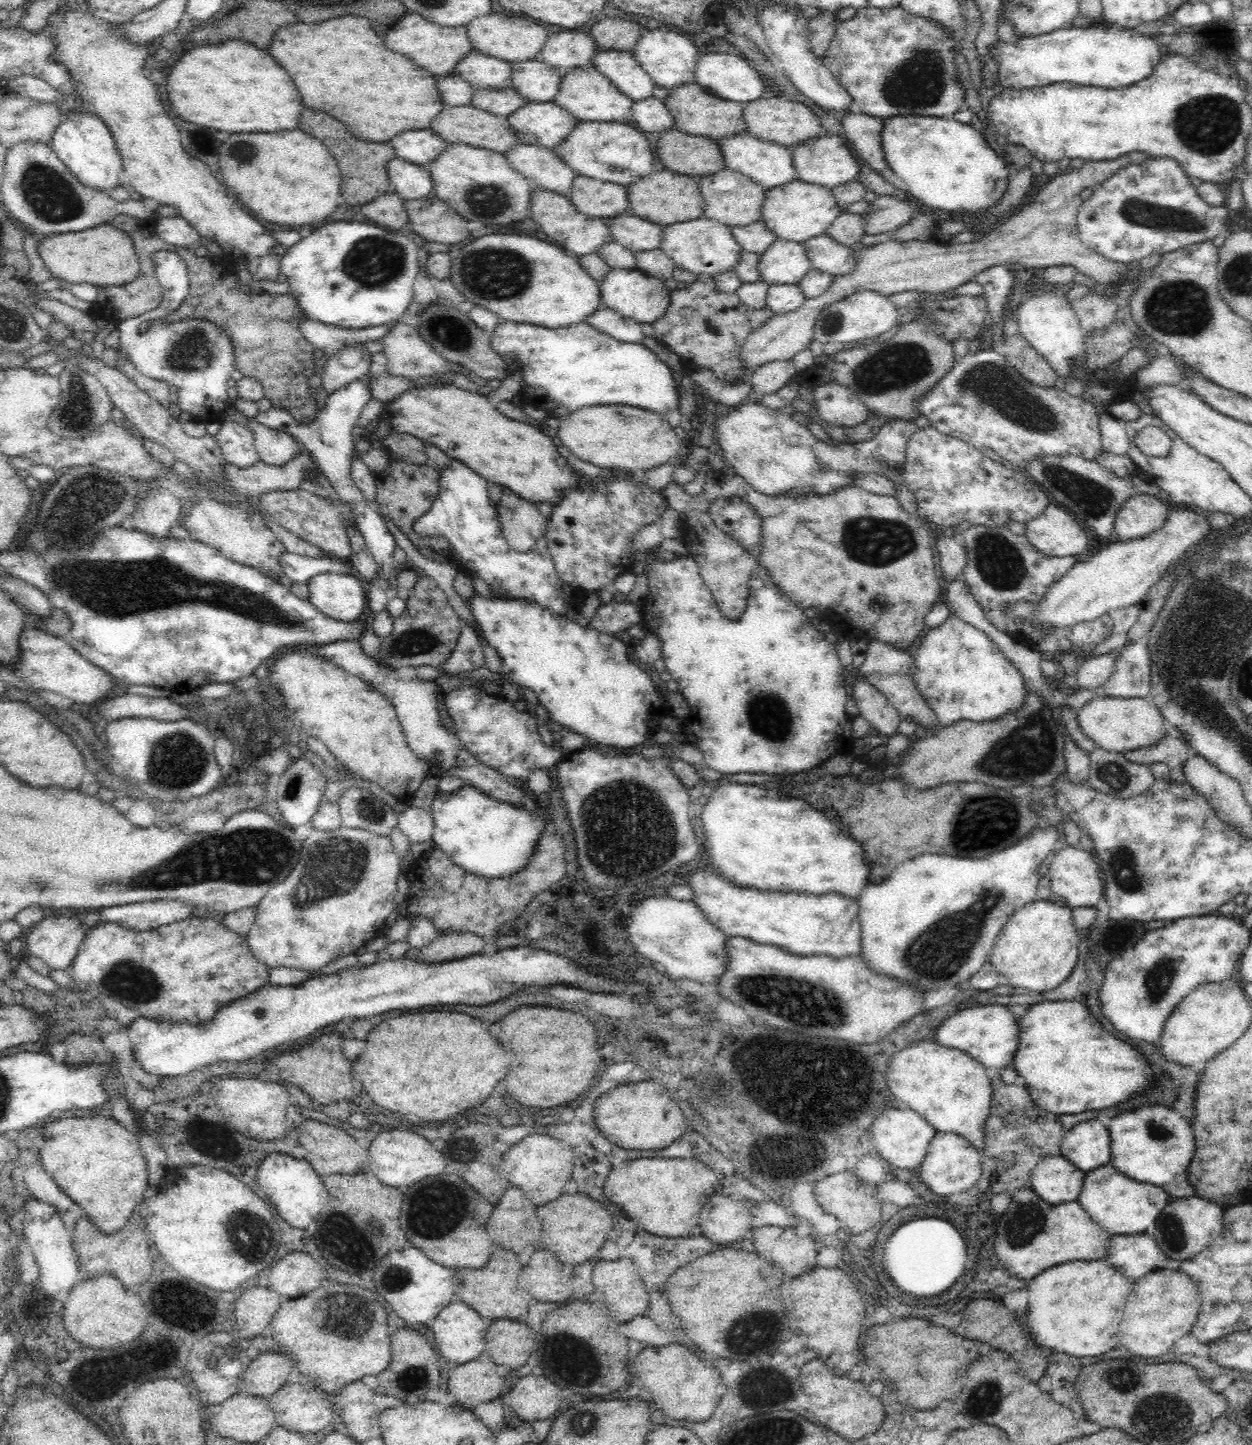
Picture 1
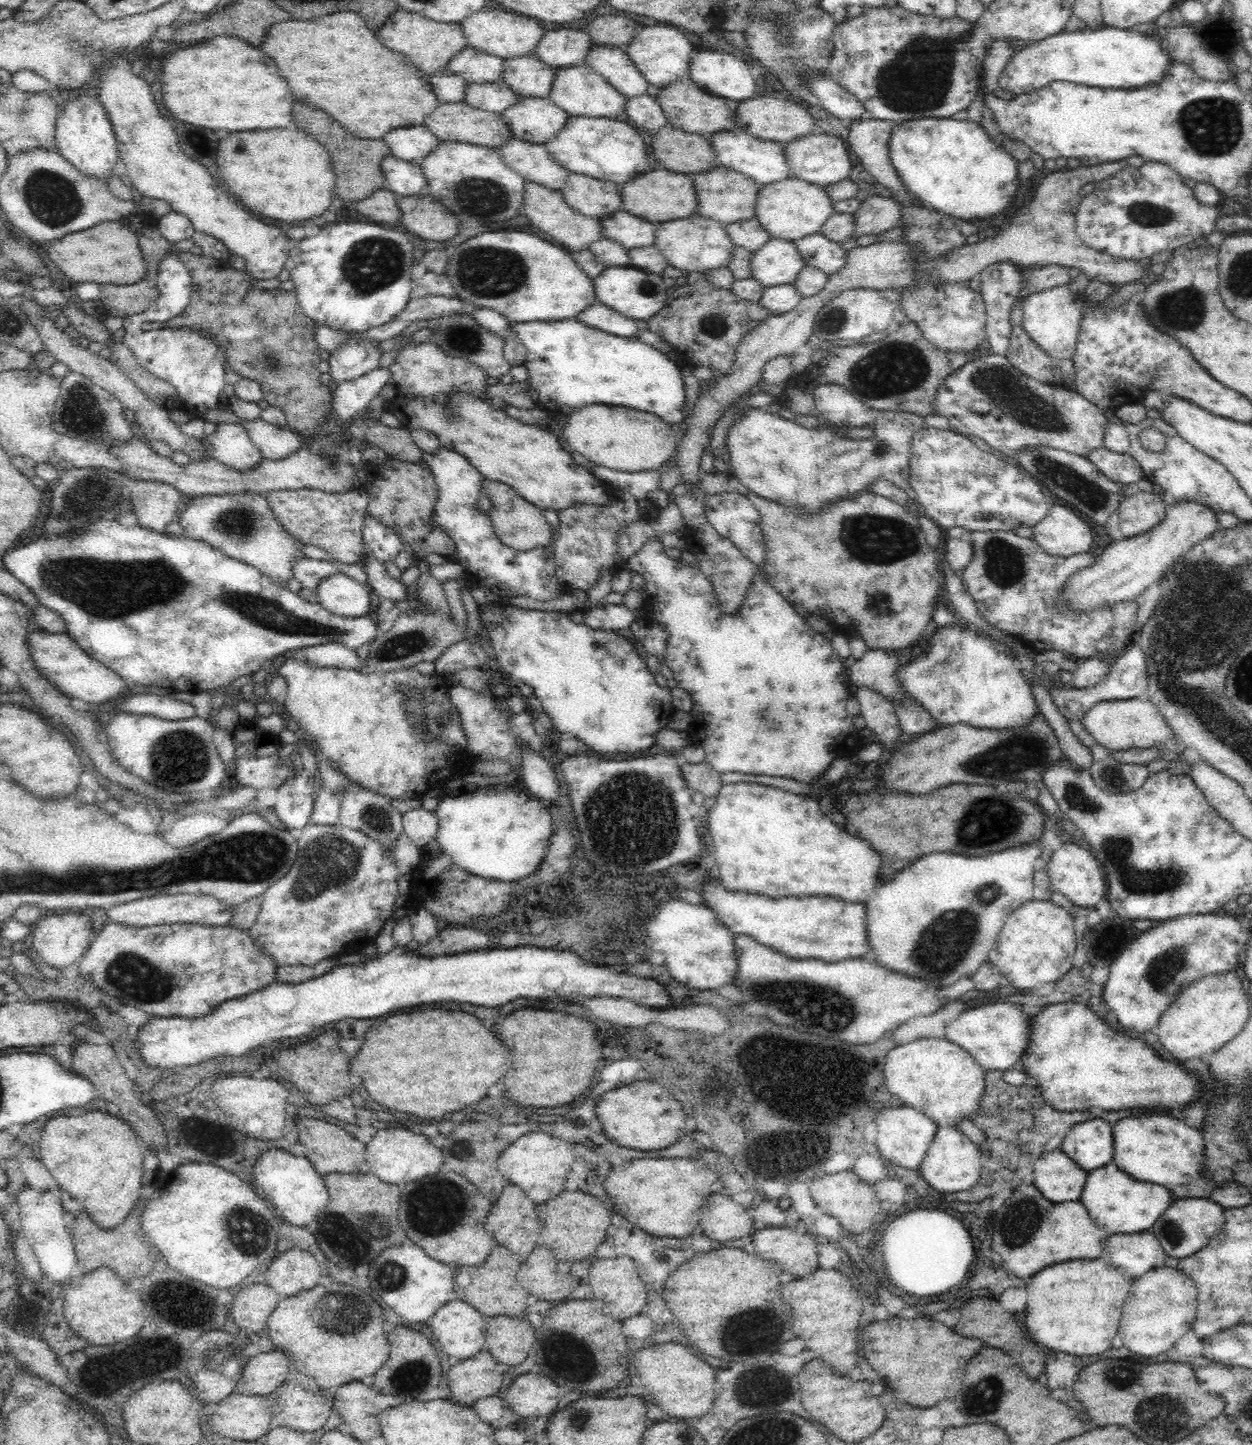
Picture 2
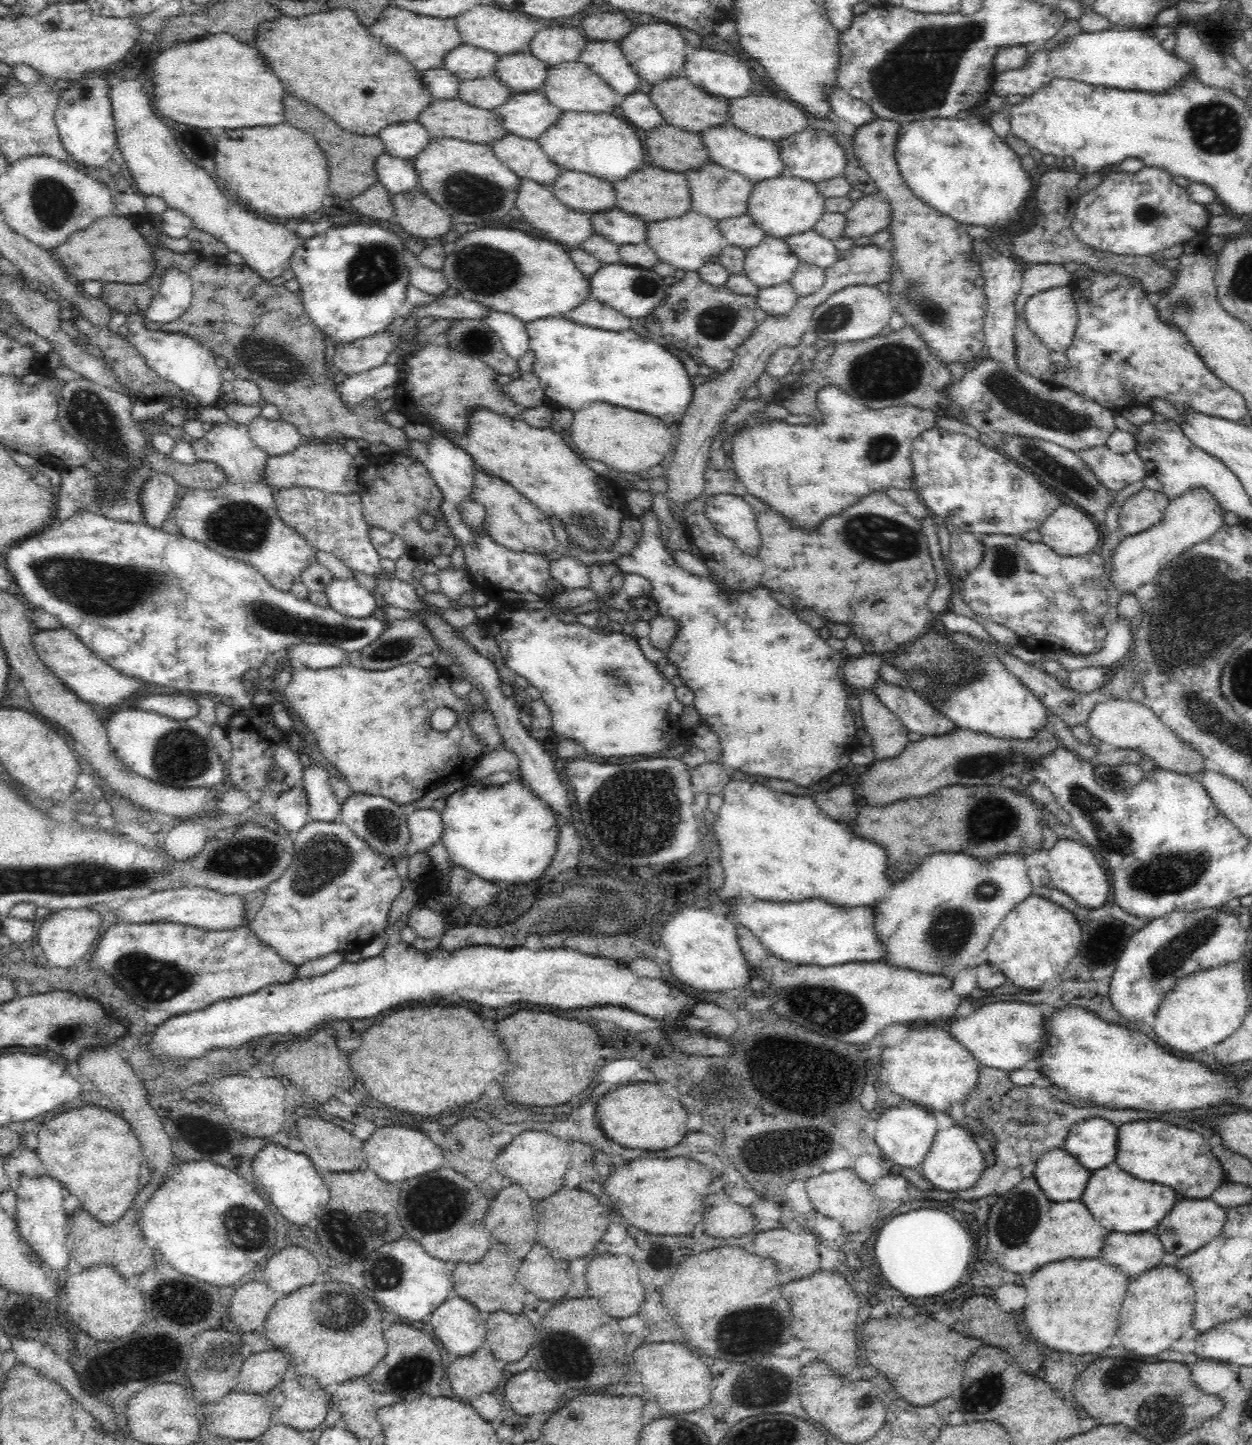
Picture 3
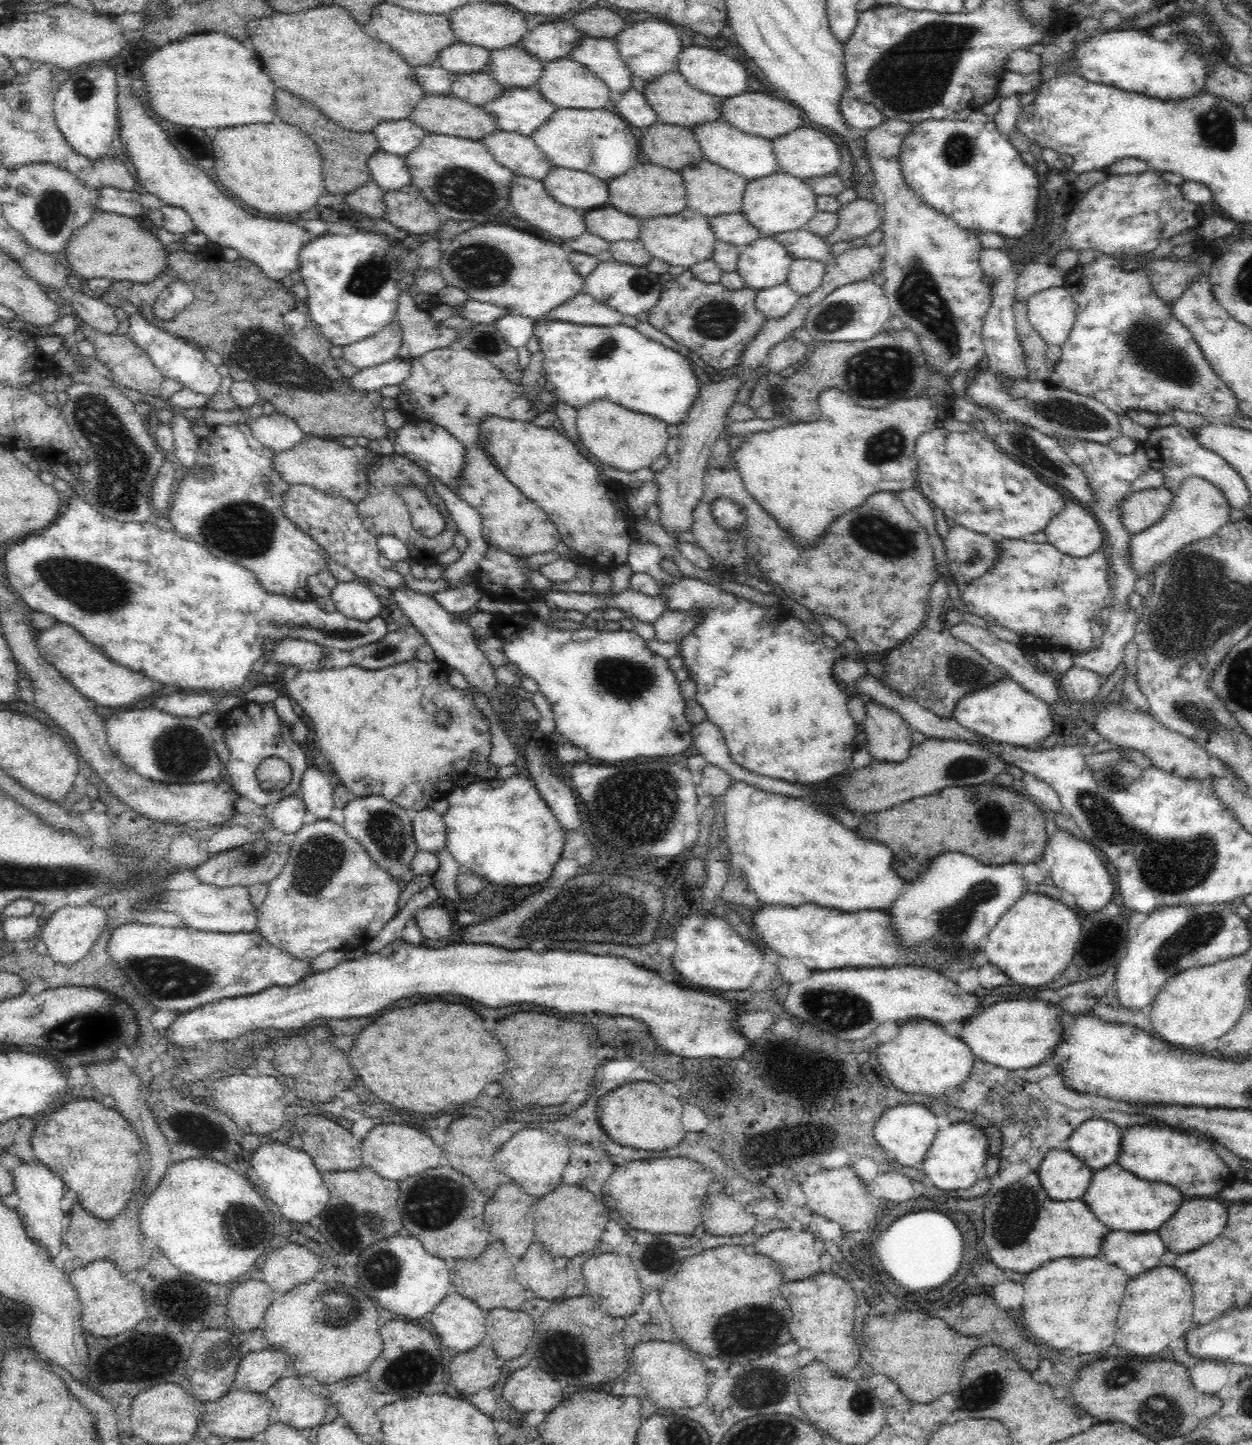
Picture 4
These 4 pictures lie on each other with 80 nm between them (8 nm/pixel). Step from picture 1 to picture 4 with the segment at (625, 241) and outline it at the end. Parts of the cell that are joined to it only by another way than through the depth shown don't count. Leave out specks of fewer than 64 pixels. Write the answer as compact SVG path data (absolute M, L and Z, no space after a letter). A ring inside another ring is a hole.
M610 204L583 212L587 232L610 243L639 238L641 219L626 214Z

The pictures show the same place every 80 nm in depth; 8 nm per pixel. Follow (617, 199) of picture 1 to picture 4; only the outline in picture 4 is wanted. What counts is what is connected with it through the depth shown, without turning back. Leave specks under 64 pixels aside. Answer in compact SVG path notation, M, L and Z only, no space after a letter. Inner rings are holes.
M554 167L543 183L556 202L581 212L609 204L607 181L581 170Z

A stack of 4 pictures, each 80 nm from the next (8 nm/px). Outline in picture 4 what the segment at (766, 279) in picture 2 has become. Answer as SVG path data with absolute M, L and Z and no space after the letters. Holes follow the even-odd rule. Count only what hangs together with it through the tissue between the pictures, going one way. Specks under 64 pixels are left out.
M773 236L757 238L751 245L739 251L738 274L745 280L746 286L757 291L772 288L787 282L791 264L795 258Z

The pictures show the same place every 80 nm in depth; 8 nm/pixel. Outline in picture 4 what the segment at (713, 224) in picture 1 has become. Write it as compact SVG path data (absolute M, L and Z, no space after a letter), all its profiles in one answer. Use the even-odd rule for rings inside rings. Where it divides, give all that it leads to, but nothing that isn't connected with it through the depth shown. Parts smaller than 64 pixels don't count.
M686 207L672 216L659 216L641 220L639 239L654 258L667 262L670 266L689 269L703 260L713 260L717 238L708 219L703 214Z

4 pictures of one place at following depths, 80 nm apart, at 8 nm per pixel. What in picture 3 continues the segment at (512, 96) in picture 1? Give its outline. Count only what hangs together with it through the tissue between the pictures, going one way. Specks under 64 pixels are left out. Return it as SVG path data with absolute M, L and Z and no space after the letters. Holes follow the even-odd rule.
M496 76L461 80L458 99L484 110L498 110L513 92Z

